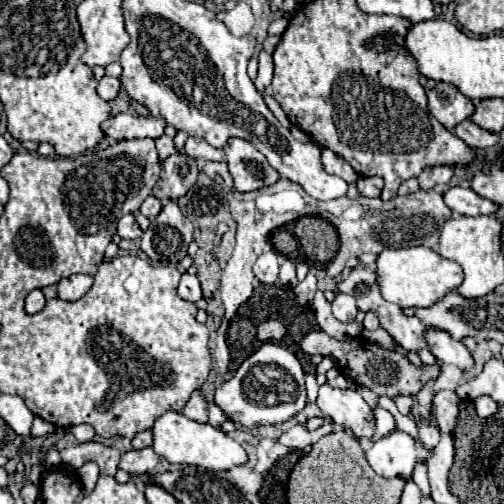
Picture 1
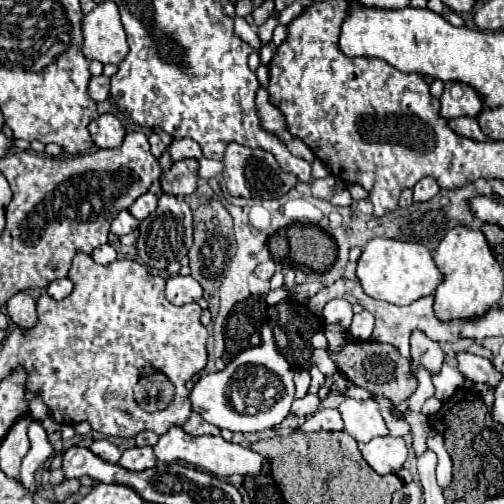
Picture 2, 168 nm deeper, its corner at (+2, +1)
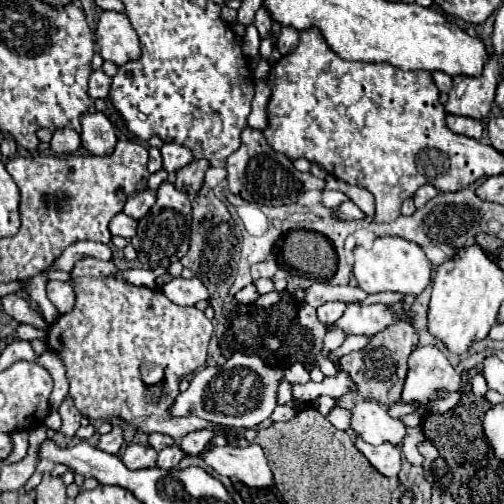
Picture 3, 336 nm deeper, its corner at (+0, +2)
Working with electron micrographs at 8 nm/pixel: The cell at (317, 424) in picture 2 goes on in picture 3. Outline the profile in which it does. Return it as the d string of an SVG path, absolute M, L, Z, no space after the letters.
M335 407L327 419L341 431L347 431L351 427L351 411L349 409L343 409L343 407Z

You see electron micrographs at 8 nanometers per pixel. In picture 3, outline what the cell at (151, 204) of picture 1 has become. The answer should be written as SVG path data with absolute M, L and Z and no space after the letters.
M143 191L143 193L137 193L135 197L131 197L127 203L125 203L125 209L123 213L133 217L133 219L141 219L155 203L155 193L153 191Z

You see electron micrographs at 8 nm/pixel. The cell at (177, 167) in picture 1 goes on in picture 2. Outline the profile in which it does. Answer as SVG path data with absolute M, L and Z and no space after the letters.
M197 160L173 162L173 166L161 176L161 190L177 198L193 194L197 186L197 168Z

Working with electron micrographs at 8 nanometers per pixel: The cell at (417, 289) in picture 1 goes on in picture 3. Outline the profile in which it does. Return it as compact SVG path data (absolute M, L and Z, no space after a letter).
M377 237L371 249L357 245L353 257L353 275L365 293L399 291L405 295L419 295L431 281L431 263L423 249L401 237Z

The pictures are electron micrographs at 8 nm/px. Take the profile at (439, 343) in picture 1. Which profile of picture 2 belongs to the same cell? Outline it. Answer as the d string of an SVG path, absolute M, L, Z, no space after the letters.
M455 352L455 362L457 362L457 370L475 384L487 382L489 386L495 386L501 378L501 374L487 358L481 358L469 352Z

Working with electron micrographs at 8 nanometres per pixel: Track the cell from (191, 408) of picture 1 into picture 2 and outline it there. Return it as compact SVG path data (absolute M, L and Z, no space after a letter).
M191 412L191 416L189 416L189 420L183 424L183 430L185 432L189 432L189 434L219 434L219 428L217 426L213 426L213 424L209 424L209 422L205 422L203 418L201 418L201 414L193 414Z

